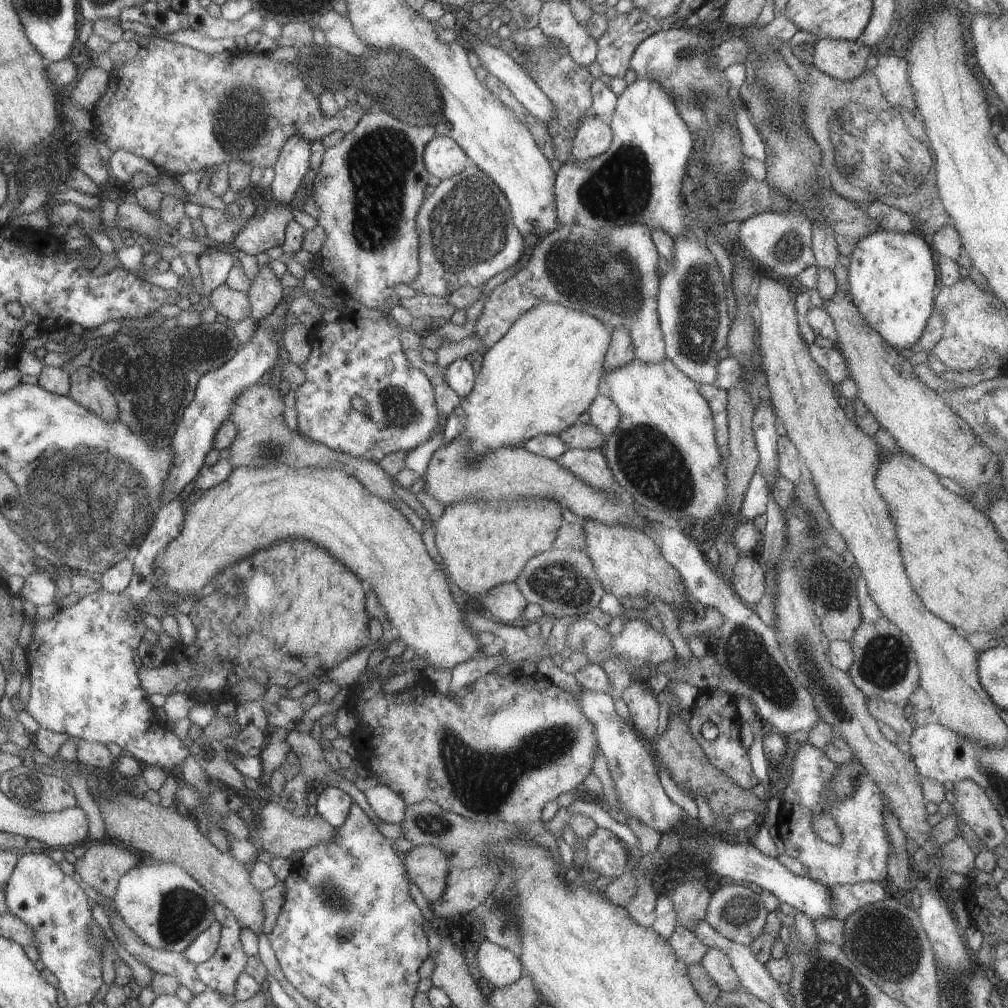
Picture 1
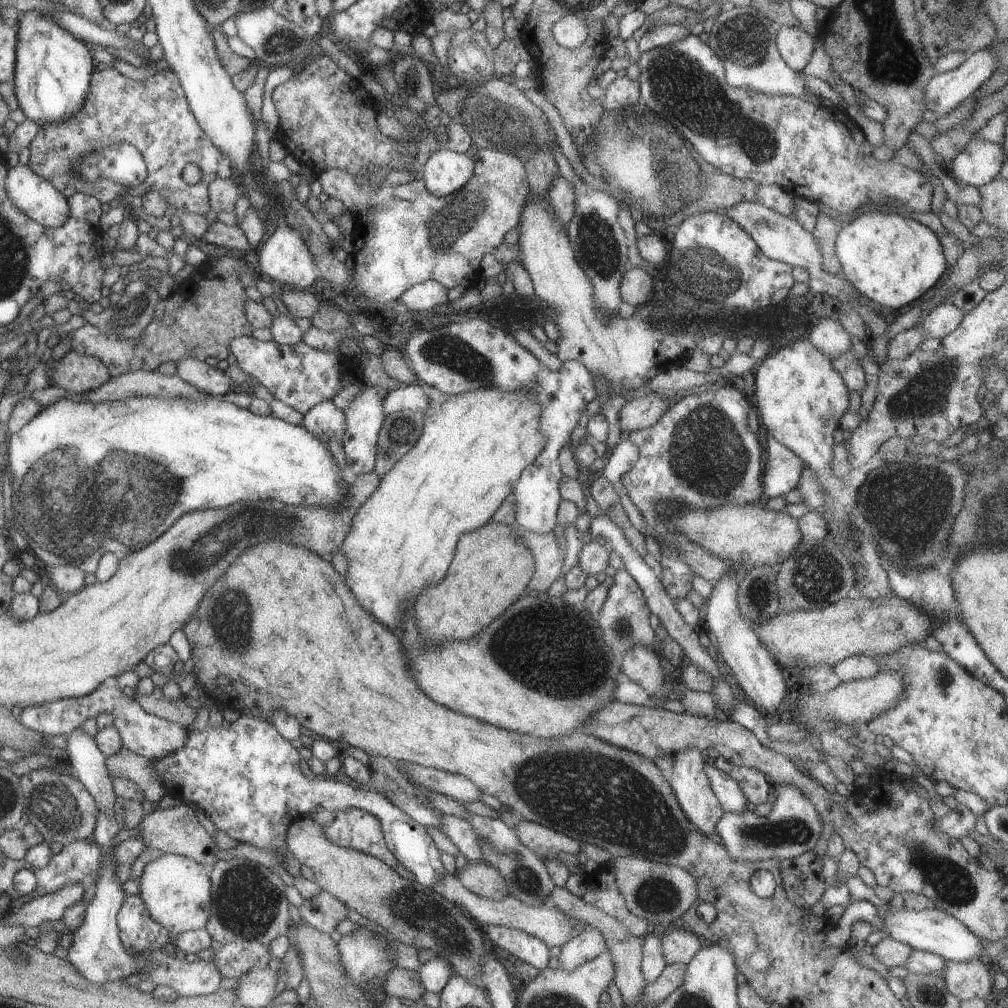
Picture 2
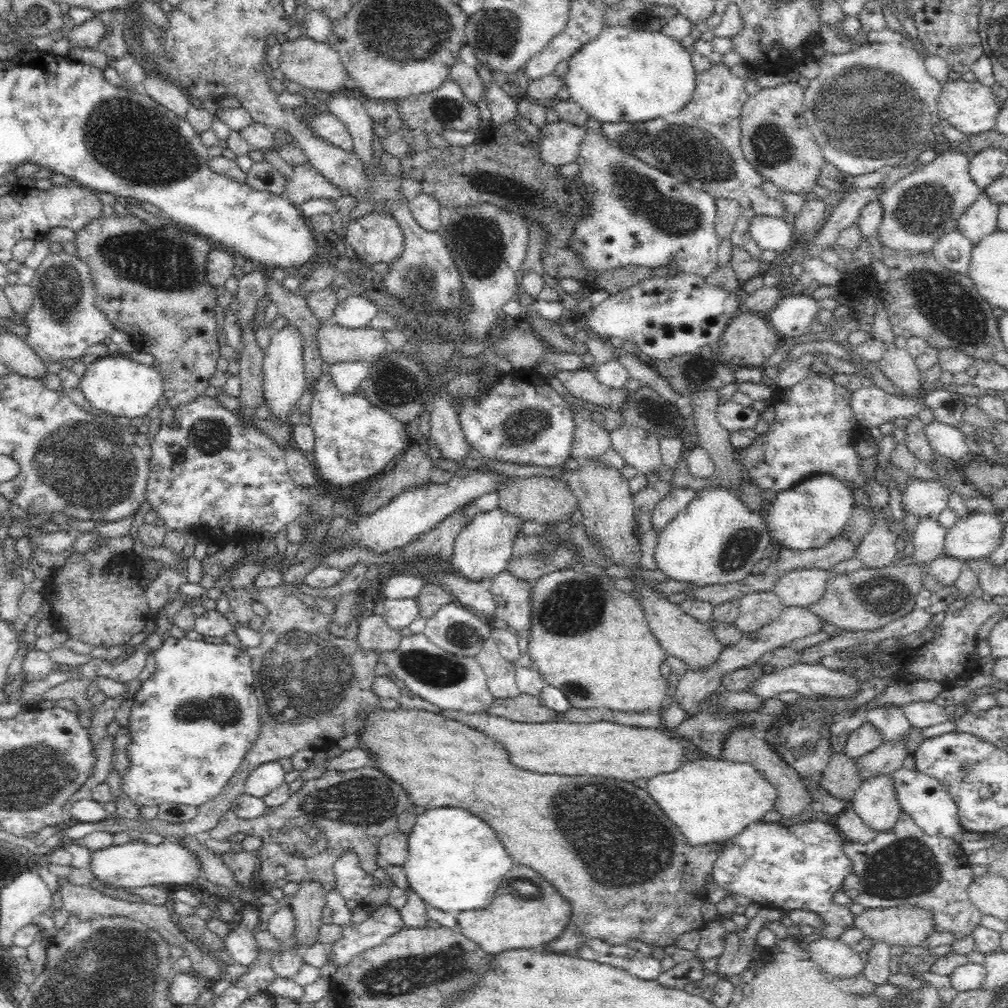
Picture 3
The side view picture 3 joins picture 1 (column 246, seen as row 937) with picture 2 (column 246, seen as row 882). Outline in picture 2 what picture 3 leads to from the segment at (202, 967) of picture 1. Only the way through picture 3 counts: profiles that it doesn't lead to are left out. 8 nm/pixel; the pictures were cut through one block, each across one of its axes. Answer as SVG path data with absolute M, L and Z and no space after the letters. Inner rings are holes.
M234 857L231 860L216 860L207 869L211 882L211 905L205 930L211 938L209 948L213 952L212 963L221 977L235 980L243 976L249 968L266 968L271 959L269 954L270 942L280 935L287 934L290 925L290 915L285 884L273 870L257 864L254 861Z

